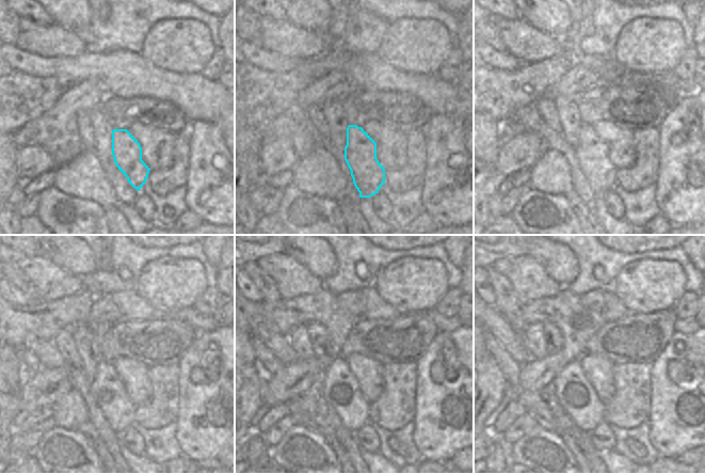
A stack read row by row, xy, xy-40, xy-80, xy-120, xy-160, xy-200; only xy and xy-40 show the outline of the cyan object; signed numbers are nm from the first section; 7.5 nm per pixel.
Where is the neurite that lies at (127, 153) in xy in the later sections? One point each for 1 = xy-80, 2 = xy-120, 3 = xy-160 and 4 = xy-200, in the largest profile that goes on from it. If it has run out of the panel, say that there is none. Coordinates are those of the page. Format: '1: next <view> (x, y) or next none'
1: next xy-80 (592, 154)
2: next xy-120 (107, 388)
3: next xy-160 (339, 386)
4: next xy-200 (577, 397)

